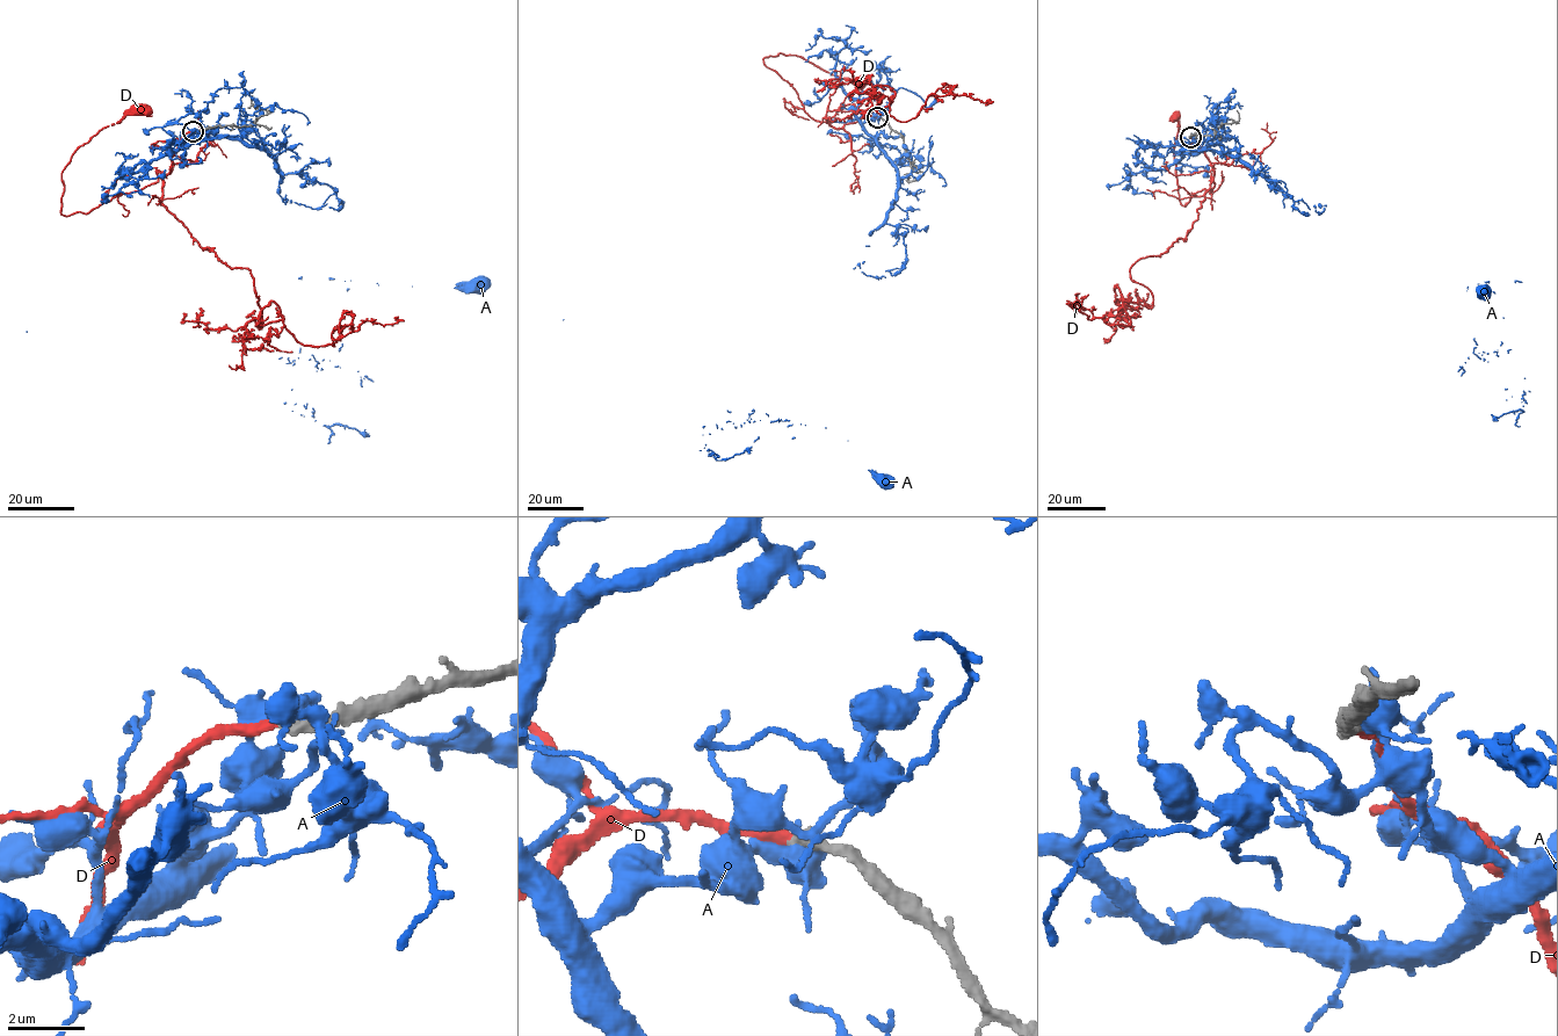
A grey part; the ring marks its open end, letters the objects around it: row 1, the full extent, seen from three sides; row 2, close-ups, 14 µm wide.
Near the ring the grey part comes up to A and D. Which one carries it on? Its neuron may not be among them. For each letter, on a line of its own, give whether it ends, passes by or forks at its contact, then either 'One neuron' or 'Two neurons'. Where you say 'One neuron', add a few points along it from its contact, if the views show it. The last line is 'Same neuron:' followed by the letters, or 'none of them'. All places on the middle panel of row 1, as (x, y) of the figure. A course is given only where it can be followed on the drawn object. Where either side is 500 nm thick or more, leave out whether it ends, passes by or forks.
A: It forks there. Two neurons
D: It ends there. One neuron. Its course: (877, 117), (838, 129), (817, 121), (763, 59), (801, 56), (857, 84)
Same neuron: D

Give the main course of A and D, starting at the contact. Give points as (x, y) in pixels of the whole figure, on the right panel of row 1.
A: (1190, 137), (1202, 147), (1220, 145), (1294, 201), (1486, 290)
D: (1190, 137), (1209, 160), (1215, 182), (1210, 189), (1195, 193), (1185, 207), (1179, 198), (1173, 149), (1176, 116)

